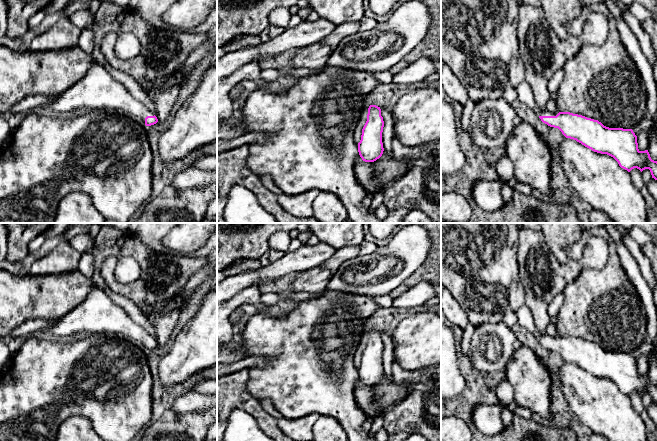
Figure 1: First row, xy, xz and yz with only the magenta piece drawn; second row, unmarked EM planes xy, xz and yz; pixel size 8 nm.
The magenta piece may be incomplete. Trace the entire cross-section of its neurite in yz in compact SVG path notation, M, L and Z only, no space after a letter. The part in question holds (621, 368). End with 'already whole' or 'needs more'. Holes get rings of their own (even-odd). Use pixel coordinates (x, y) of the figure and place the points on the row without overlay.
M525 305L516 311L516 316L521 327L532 333L543 347L558 352L566 362L576 364L594 376L613 381L628 396L634 392L641 396L649 393L652 402L657 404L657 385L651 383L648 374L638 373L637 360L632 353L609 352L598 344L558 333L555 336L547 332L541 334Z; needs more

